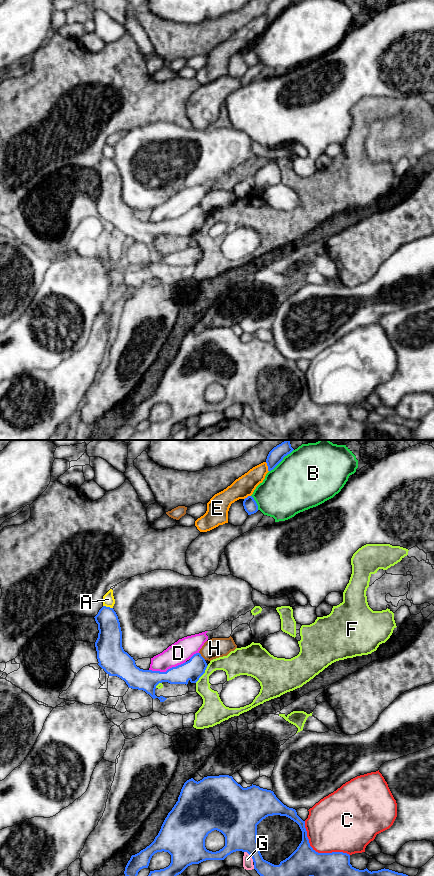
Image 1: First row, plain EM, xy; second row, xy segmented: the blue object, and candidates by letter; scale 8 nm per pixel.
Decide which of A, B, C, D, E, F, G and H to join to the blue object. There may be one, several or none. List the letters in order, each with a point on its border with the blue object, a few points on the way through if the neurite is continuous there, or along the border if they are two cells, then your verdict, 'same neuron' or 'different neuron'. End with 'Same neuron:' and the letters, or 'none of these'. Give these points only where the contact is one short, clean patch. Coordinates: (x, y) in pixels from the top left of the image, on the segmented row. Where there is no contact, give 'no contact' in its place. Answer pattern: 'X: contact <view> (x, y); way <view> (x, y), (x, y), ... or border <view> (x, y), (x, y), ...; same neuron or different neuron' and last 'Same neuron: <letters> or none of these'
A: contact xy (108, 607); different neuron
B: contact xy (281, 460); different neuron
C: contact xy (317, 852); different neuron
D: contact xy (168, 669); different neuron
E: contact xy (268, 467); different neuron
F: contact xy (203, 673); different neuron
G: contact xy (250, 855); different neuron
H: contact xy (201, 656); border xy (199, 652), (205, 659); different neuron
Same neuron: none of these

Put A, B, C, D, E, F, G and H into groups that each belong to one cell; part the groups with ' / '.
A / B / C / D / E / F / G / H

